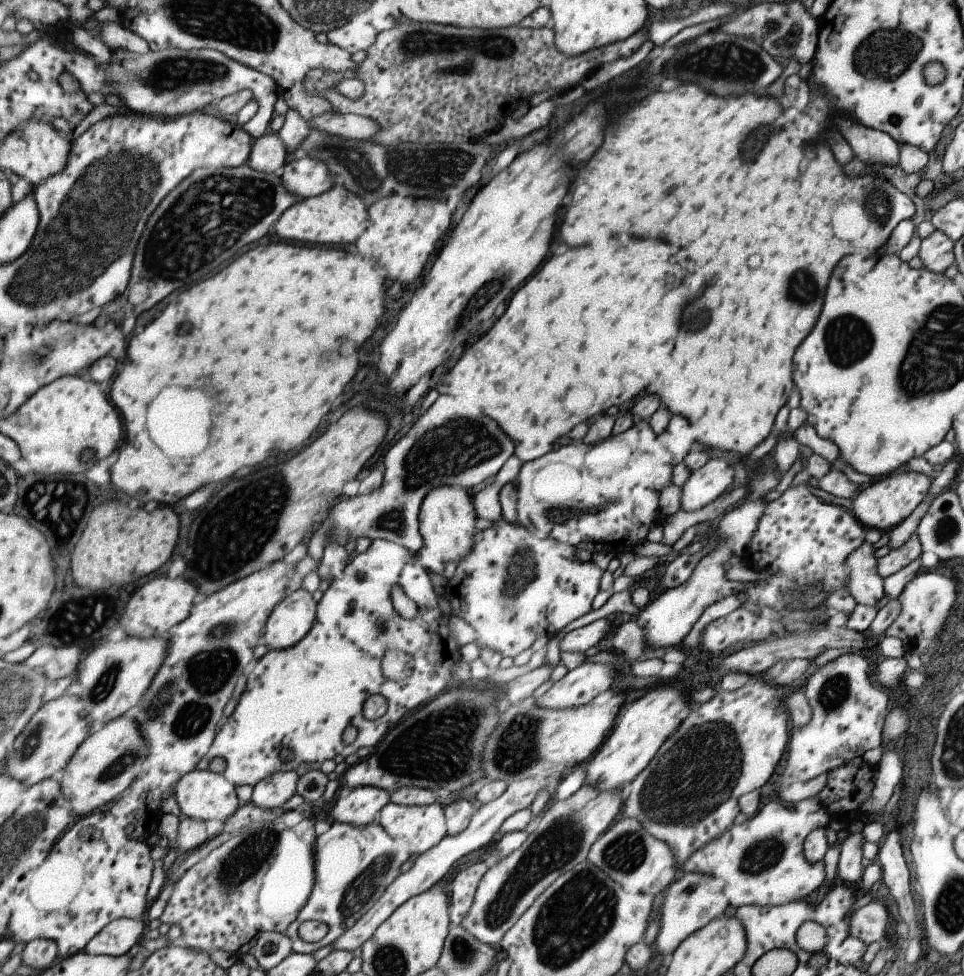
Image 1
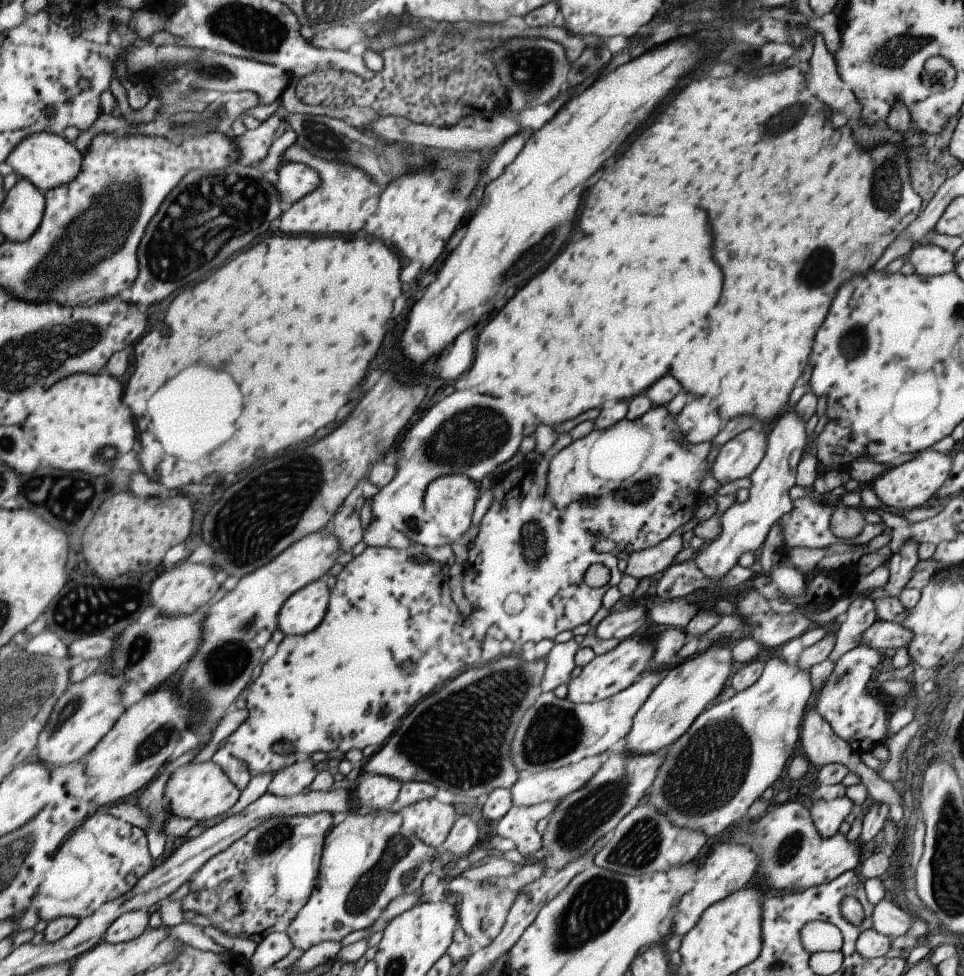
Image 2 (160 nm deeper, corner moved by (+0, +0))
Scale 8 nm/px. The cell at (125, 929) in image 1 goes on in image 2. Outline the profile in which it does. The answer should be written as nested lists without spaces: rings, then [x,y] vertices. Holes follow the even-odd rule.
[[[148,909],[132,910],[122,914],[104,936],[107,943],[122,943],[139,938],[148,929],[149,915]]]

